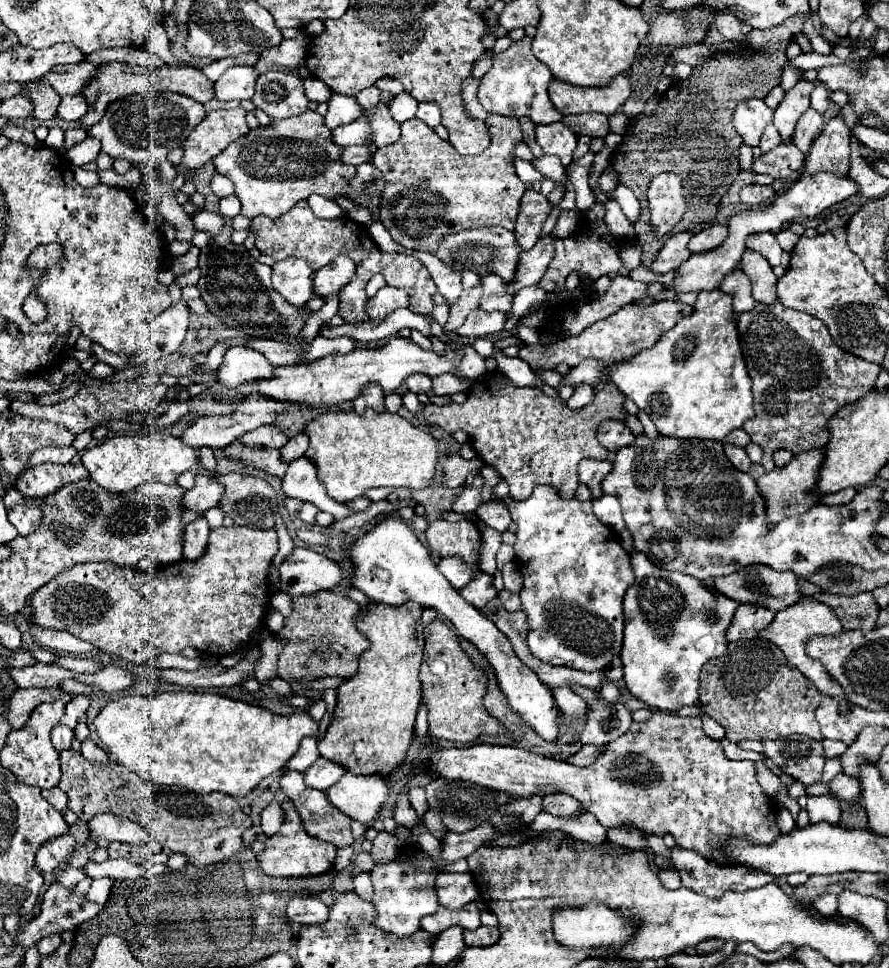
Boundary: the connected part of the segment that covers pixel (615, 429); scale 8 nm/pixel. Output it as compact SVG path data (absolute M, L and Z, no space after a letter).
M606 419L598 427L598 441L608 449L608 451L618 451L626 445L634 443L632 431L626 427L626 423L618 419Z

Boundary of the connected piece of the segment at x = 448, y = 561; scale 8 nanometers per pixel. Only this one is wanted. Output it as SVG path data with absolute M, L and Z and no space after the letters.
M442 557L438 563L438 571L456 587L462 589L472 579L472 569L458 557Z

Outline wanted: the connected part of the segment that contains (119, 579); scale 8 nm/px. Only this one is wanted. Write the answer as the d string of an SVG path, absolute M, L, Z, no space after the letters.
M218 527L210 531L206 555L198 561L180 559L178 563L136 571L114 563L82 563L56 575L32 597L34 621L48 629L68 631L82 641L92 643L102 653L116 655L136 665L144 665L160 653L180 653L192 647L204 655L222 657L244 649L250 639L266 625L270 613L268 569L278 551L276 531L254 527Z

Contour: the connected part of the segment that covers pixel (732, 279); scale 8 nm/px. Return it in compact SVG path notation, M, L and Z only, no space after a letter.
M734 269L730 275L726 275L718 289L732 295L736 313L744 313L744 311L750 311L754 307L754 299L750 293L750 281L746 275L742 275L740 269Z

